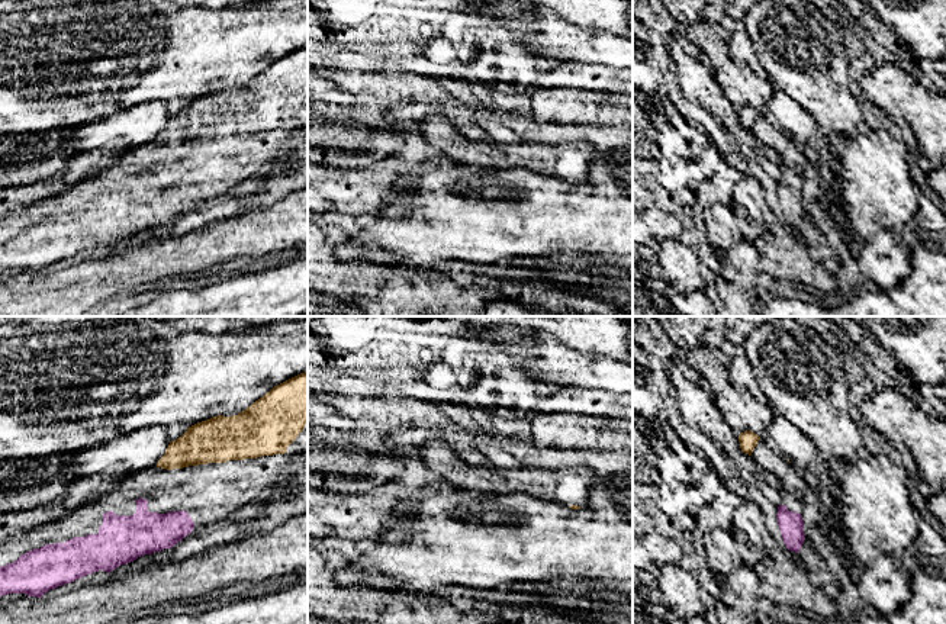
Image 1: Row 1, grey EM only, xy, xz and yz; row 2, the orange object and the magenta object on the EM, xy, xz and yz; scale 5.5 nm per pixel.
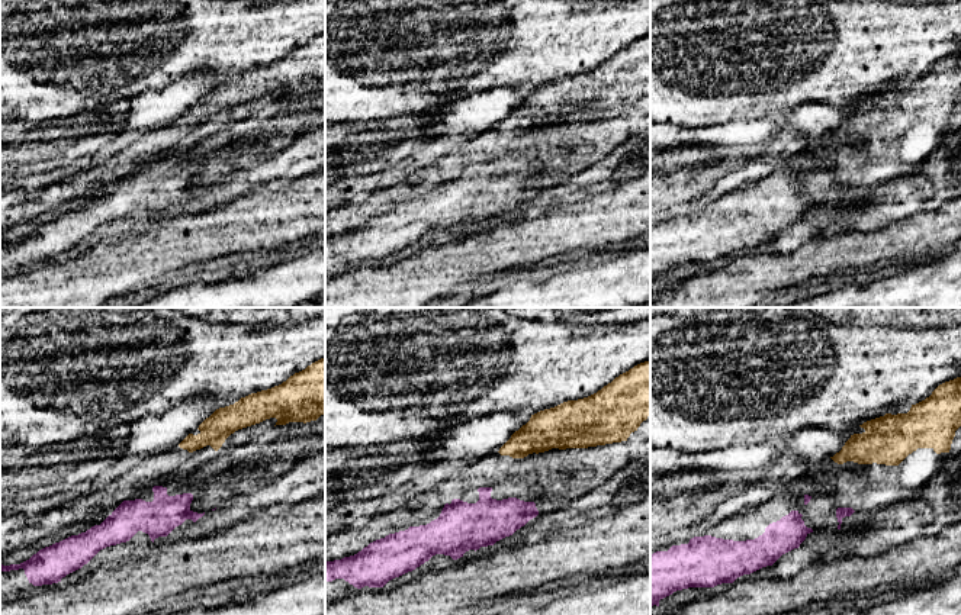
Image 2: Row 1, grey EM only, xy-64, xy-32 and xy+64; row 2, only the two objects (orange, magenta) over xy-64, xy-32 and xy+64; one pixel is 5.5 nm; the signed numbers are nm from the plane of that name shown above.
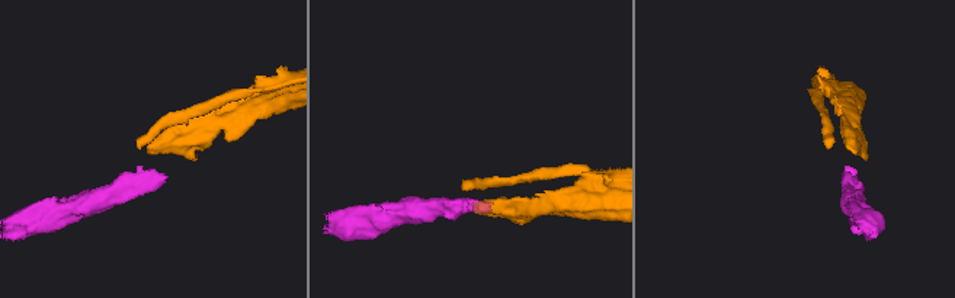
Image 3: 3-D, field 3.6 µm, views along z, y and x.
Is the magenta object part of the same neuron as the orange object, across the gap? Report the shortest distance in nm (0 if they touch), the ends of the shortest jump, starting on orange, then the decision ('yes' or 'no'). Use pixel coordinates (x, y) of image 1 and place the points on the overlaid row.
190 nm | xy (157, 466), (142, 498) | yes

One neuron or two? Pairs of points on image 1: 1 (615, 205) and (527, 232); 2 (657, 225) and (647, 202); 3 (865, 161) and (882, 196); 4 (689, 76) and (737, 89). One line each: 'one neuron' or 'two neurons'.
1: one neuron
2: one neuron
3: one neuron
4: two neurons

